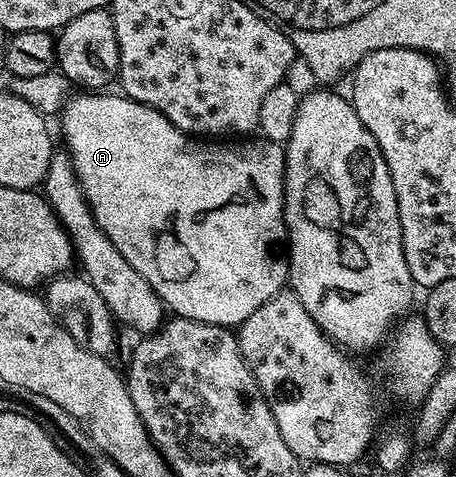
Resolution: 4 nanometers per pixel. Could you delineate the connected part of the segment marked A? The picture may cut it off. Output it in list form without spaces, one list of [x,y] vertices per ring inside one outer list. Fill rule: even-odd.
[[[78,92],[73,95],[63,105],[60,111],[60,119],[62,118],[62,134],[66,137],[65,149],[70,156],[70,164],[74,168],[74,177],[78,179],[78,188],[82,191],[82,196],[86,200],[86,205],[90,208],[90,214],[96,220],[96,224],[100,224],[100,228],[104,232],[104,236],[108,236],[108,240],[112,240],[112,244],[116,244],[116,252],[120,252],[120,256],[124,256],[124,260],[128,260],[128,264],[132,264],[132,268],[136,268],[136,272],[140,272],[140,276],[144,276],[144,280],[148,280],[148,284],[158,293],[162,299],[163,307],[167,311],[173,312],[179,318],[191,318],[197,322],[204,324],[212,324],[213,326],[224,326],[227,328],[237,328],[242,325],[244,320],[248,320],[248,316],[252,316],[252,312],[256,312],[256,308],[260,308],[264,304],[268,304],[268,300],[272,300],[272,296],[283,293],[284,287],[288,282],[288,258],[284,253],[284,243],[288,238],[286,229],[286,216],[284,210],[284,180],[286,179],[286,147],[280,142],[270,142],[267,138],[255,137],[255,142],[246,142],[250,140],[203,140],[198,136],[188,136],[180,128],[176,128],[176,124],[172,124],[172,120],[168,120],[168,116],[164,116],[160,112],[156,112],[156,108],[148,108],[148,104],[140,104],[136,100],[127,98],[121,92]]]

